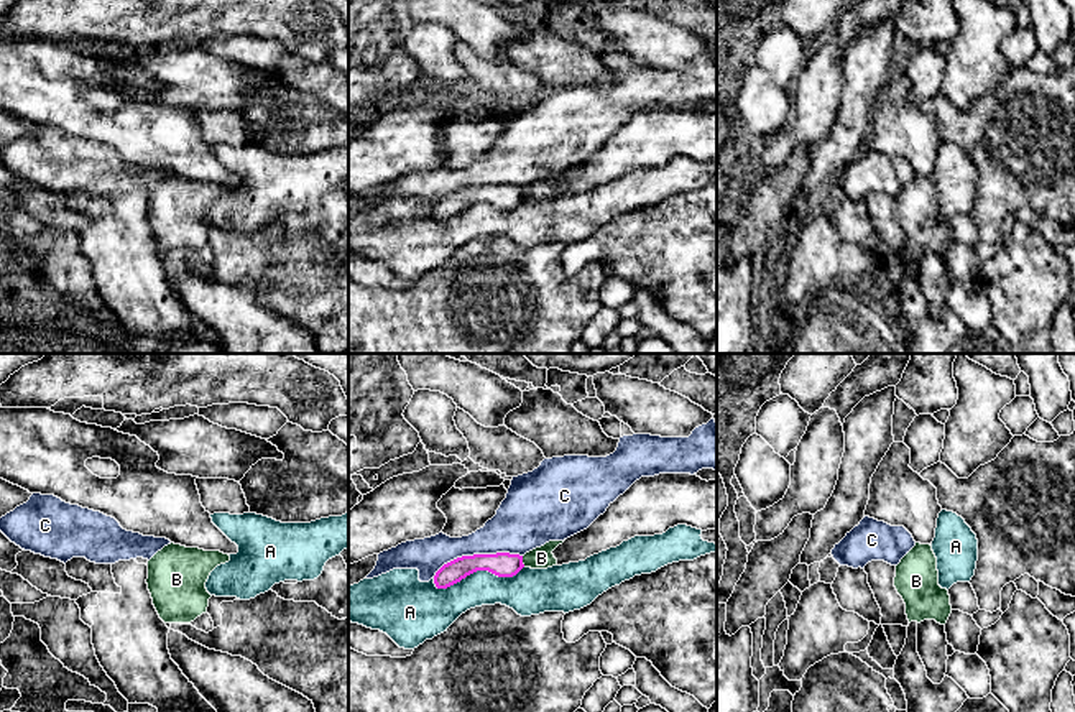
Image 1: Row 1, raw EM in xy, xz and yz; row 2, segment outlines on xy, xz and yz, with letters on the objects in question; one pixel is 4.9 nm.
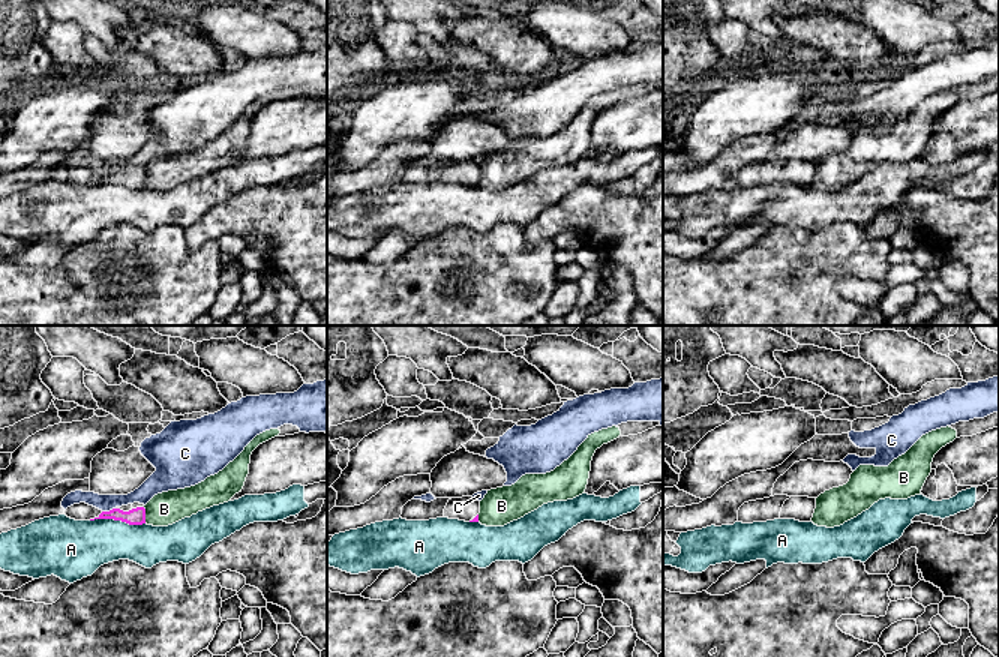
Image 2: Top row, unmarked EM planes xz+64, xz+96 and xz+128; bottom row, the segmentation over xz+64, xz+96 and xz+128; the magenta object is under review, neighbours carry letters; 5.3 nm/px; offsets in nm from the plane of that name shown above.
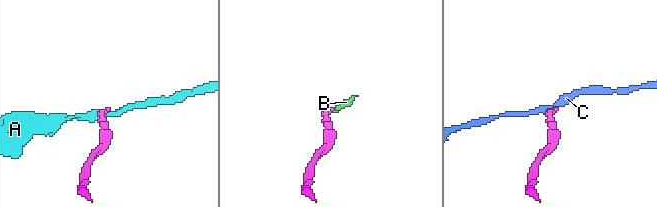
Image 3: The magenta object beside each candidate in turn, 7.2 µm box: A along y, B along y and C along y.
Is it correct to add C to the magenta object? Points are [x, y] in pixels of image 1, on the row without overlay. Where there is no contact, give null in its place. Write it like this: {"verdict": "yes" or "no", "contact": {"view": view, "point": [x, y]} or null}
{"verdict": "no", "contact": {"view": "xz", "point": [475, 186]}}

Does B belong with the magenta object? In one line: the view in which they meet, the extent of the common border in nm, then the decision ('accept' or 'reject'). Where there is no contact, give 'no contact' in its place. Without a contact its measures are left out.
xz | 60 nm | reject

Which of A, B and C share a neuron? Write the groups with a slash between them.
A / B / C

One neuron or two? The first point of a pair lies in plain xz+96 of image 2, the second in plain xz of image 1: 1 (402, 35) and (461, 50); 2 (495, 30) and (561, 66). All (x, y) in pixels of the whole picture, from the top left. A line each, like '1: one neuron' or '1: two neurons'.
1: two neurons
2: one neuron

